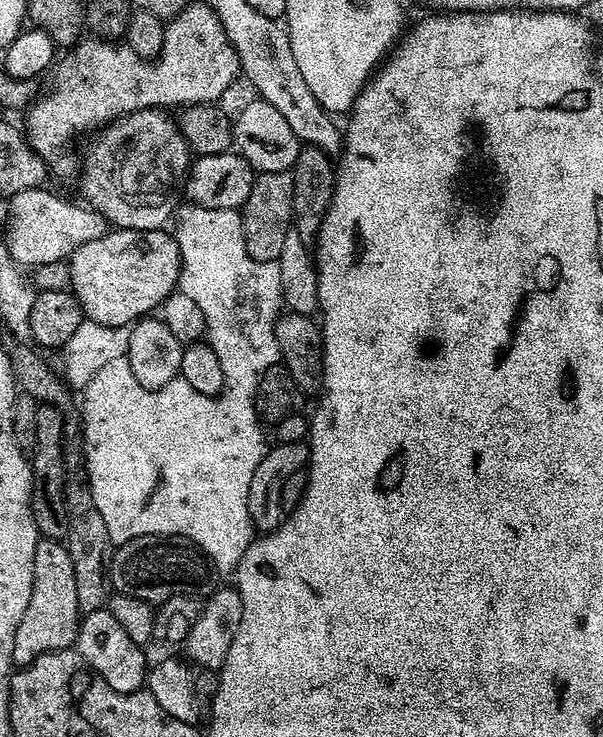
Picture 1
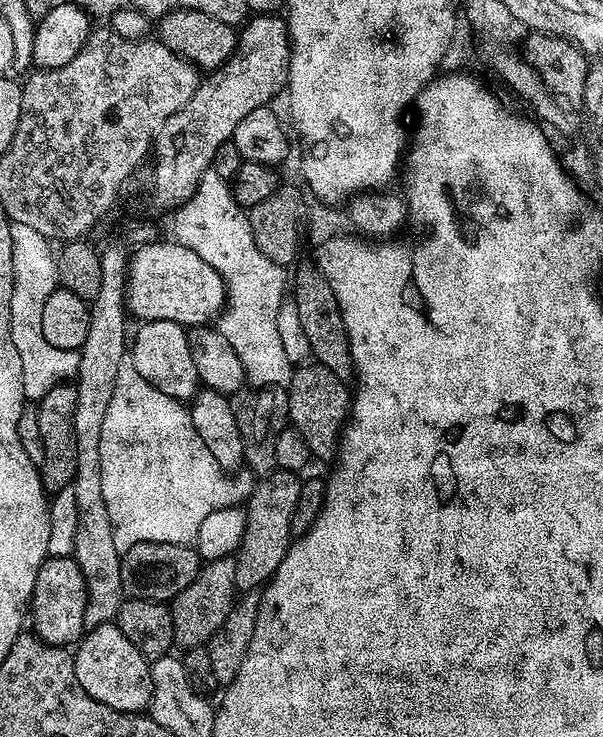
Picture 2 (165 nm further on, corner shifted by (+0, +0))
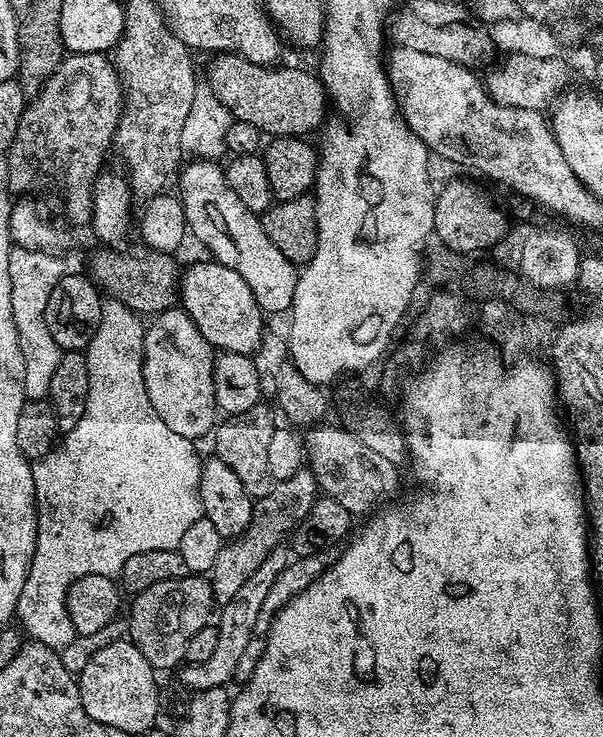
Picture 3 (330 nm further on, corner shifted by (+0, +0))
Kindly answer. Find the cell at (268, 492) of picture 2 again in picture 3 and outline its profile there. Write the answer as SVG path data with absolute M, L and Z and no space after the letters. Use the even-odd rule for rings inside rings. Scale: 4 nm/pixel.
M281 546L270 550L270 554L266 554L266 562L262 562L262 566L258 566L258 570L254 570L254 574L250 574L249 580L238 589L238 594L234 594L234 598L230 598L230 602L219 609L218 647L211 655L210 662L185 663L179 669L181 682L186 687L192 688L193 693L204 692L208 688L219 688L232 680L241 655L246 651L246 645L250 643L250 634L254 630L255 620L258 619L258 610L262 610L262 606L269 603L274 578L278 578L278 574L282 574L289 559L290 552L287 547Z

